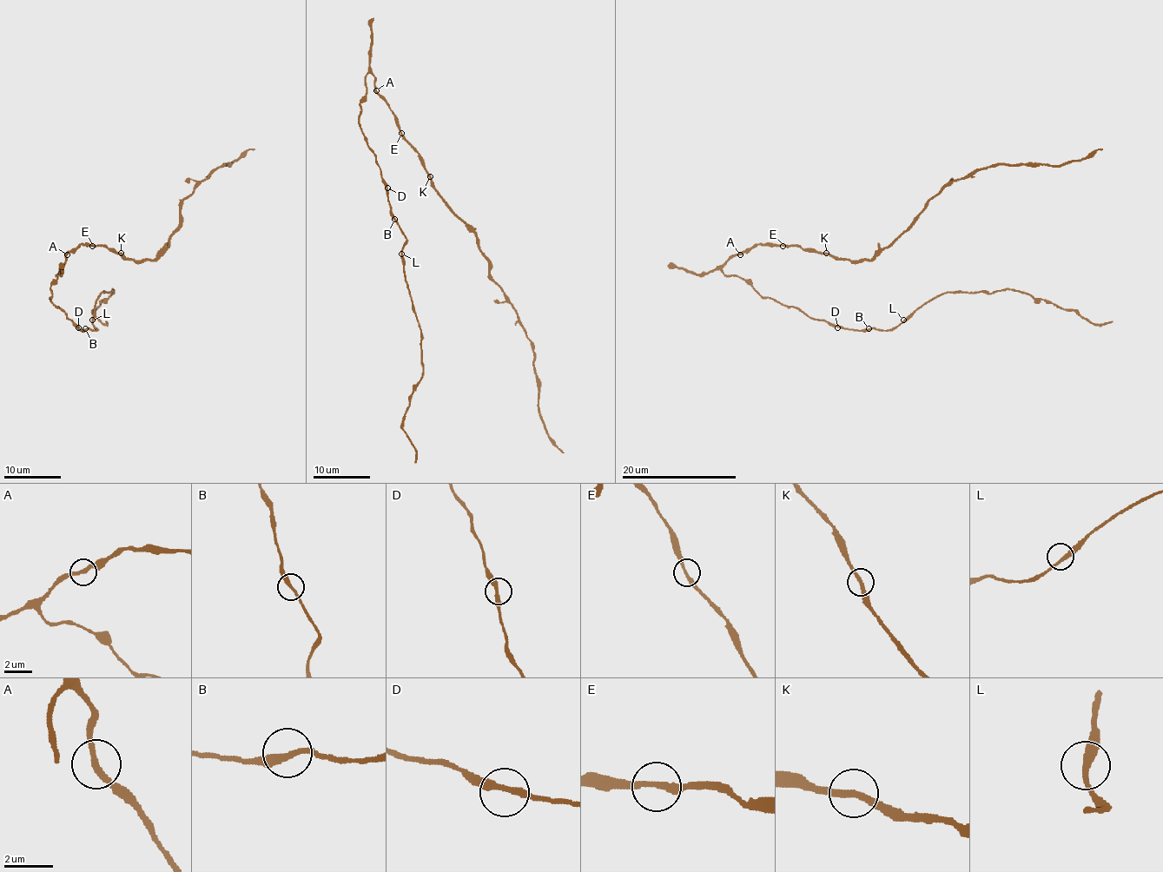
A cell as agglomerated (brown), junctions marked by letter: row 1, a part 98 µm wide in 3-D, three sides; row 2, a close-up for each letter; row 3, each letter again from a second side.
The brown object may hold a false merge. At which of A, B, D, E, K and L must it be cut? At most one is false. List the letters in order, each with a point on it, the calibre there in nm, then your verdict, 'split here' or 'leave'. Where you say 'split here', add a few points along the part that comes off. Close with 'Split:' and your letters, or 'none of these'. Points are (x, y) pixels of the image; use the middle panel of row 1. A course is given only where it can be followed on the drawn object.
A: place (376, 90); calibre 240 nm; leave
B: place (394, 219); calibre 280 nm; leave
D: place (387, 188); calibre 280 nm; leave
E: place (401, 133); calibre 260 nm; leave
K: place (430, 176); calibre 260 nm; leave
L: place (401, 254); calibre 280 nm; leave
Split: none of these

